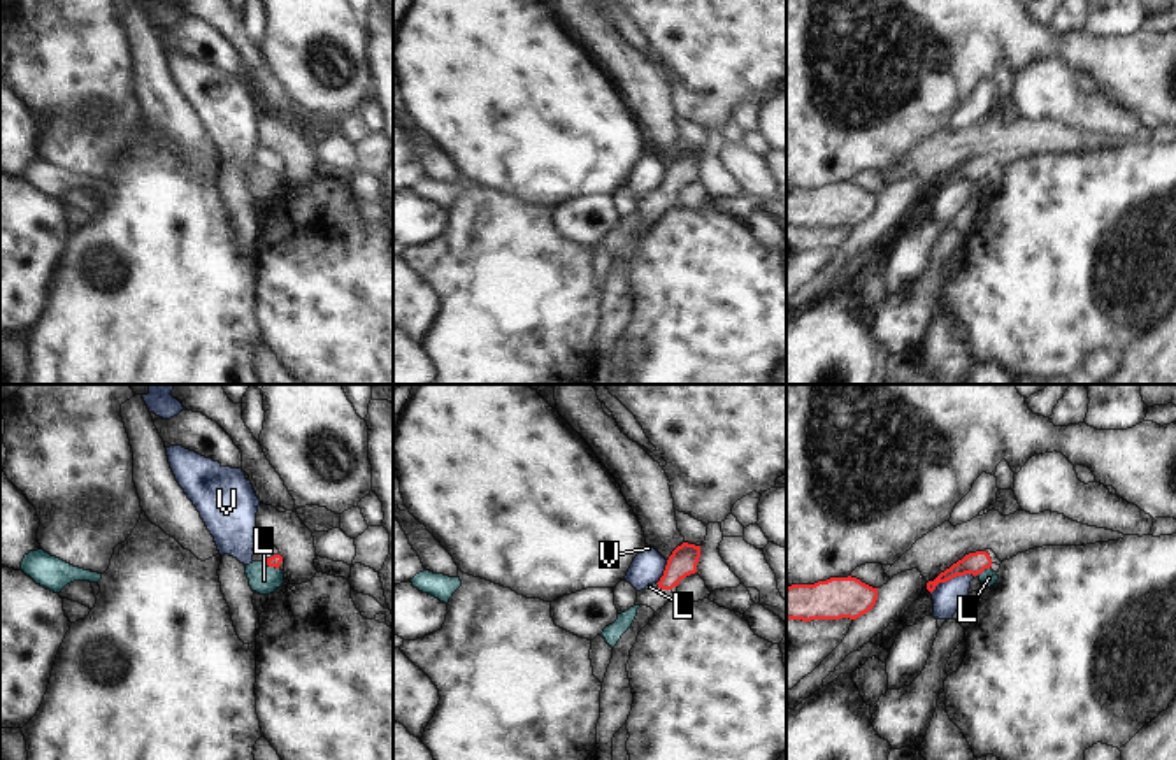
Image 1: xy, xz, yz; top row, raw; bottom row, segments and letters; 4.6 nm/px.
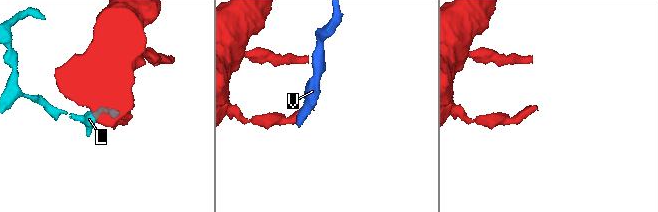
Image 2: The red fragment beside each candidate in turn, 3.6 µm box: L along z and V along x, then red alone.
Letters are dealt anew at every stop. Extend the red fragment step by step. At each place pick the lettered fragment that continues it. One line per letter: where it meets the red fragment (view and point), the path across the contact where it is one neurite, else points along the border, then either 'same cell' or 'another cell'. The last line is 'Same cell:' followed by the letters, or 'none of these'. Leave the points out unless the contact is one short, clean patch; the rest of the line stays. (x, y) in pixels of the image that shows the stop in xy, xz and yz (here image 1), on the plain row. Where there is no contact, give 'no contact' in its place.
L: yz (982, 178) | along yz (989, 174), (976, 181) | another cell
V: yz (952, 185) | along yz (973, 181), (957, 181), (941, 188), (931, 199) | another cell
Same cell: none of these

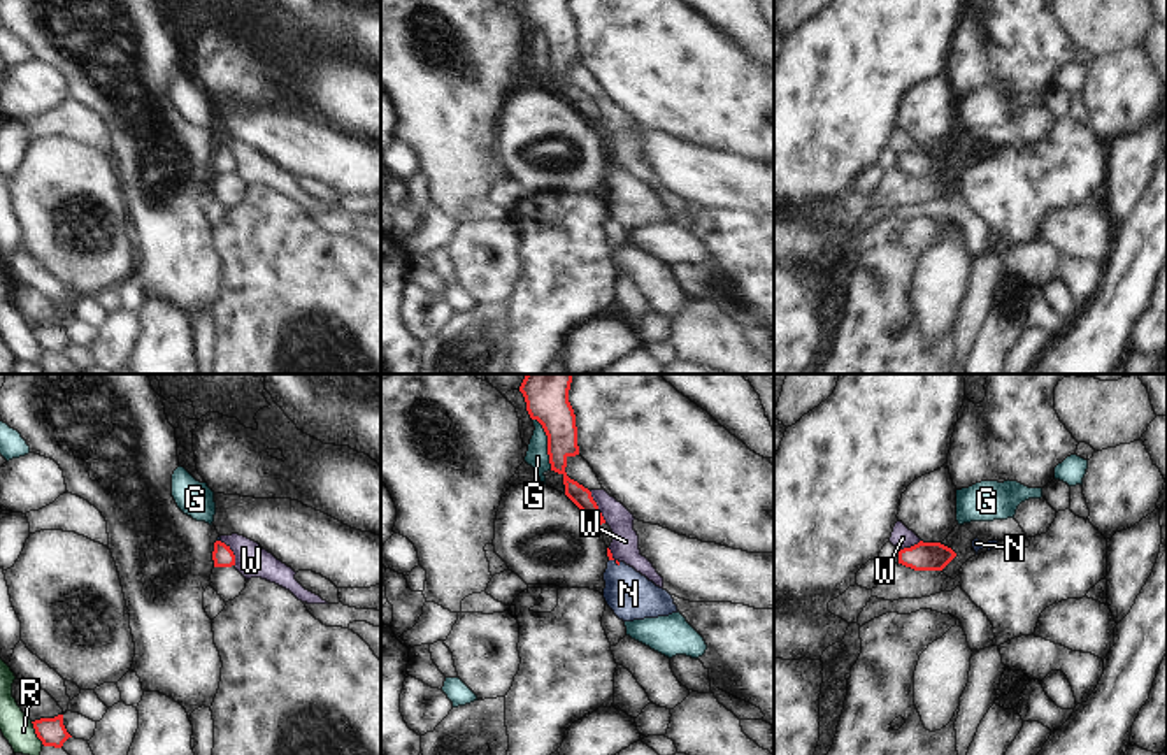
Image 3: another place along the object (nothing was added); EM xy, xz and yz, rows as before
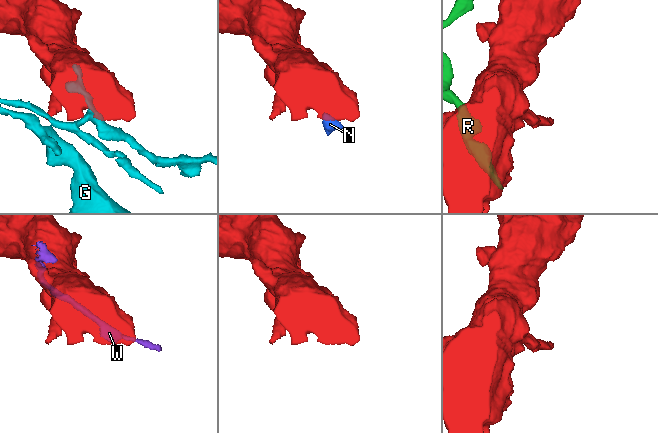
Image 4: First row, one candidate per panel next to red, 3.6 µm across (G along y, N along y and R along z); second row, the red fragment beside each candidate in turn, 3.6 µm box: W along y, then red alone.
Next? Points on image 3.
G: xz (548, 50) | another cell
N: xz (616, 167) | across xz (616, 167), (618, 183), (629, 201) | same cell
R: xy (35, 339) | along xy (30, 329), (42, 350) | another cell
W: xz (597, 113) | another cell
Same cell: N

